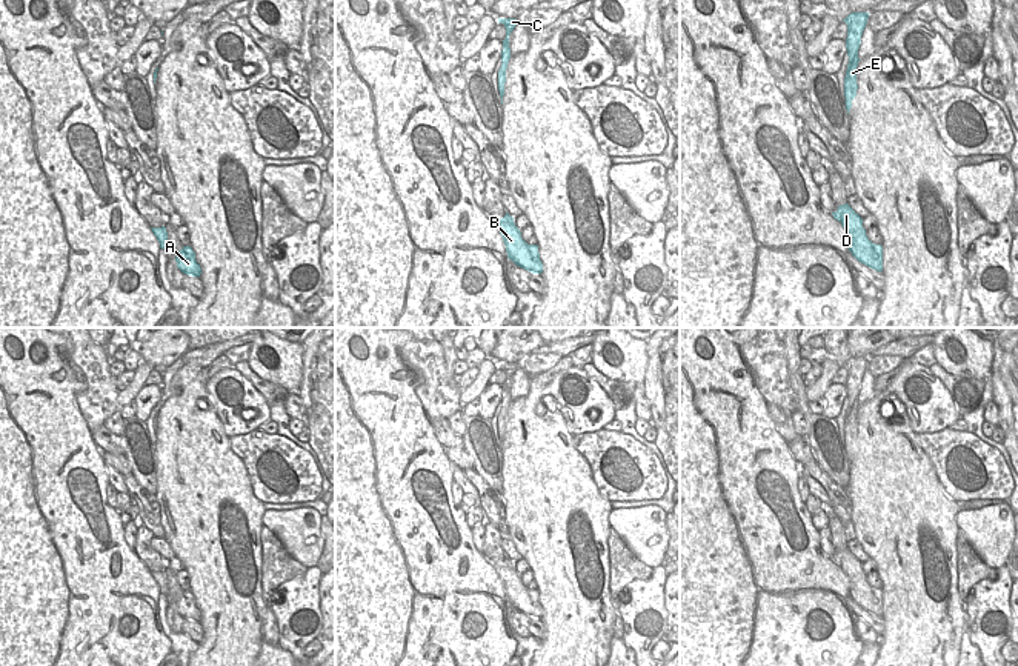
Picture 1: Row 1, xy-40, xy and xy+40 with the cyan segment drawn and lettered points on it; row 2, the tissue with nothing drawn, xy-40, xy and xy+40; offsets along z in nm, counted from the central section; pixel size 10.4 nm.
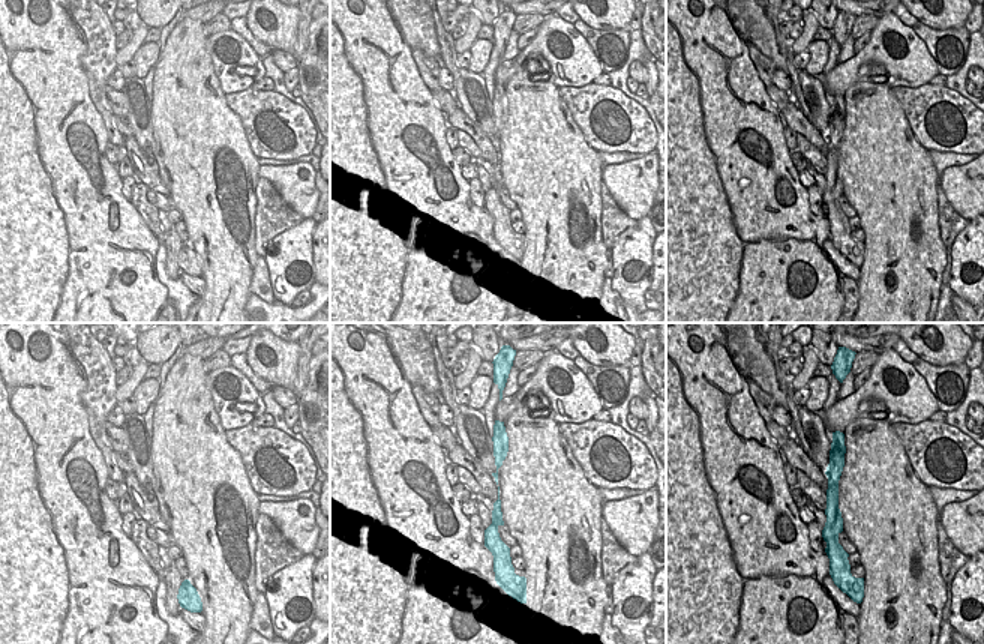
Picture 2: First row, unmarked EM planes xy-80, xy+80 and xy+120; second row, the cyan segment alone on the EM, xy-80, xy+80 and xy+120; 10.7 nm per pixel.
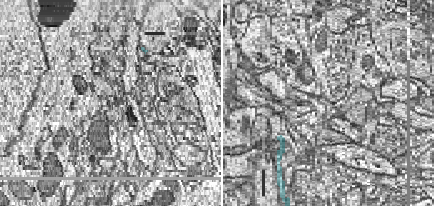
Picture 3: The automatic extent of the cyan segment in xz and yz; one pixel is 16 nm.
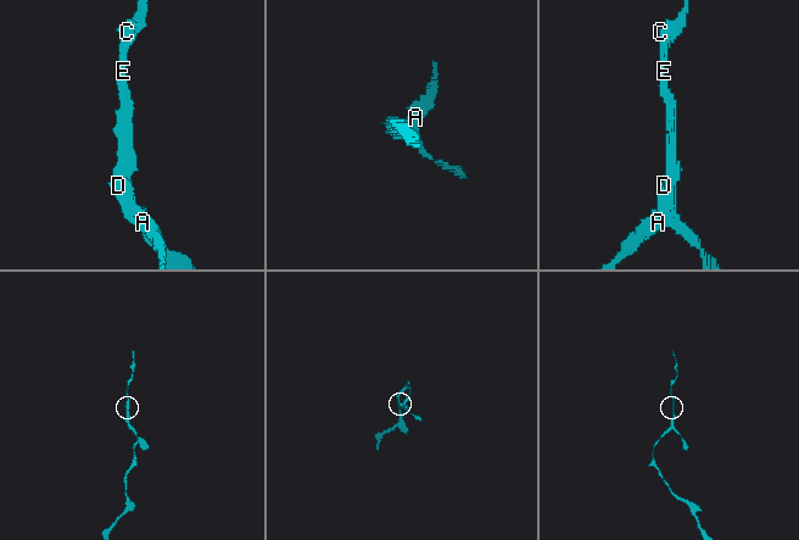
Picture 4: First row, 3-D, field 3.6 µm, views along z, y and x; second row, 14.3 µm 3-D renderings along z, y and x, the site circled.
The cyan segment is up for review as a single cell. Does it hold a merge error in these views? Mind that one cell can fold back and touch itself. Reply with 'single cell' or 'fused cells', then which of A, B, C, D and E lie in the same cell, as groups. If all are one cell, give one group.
single cell; A B C D E

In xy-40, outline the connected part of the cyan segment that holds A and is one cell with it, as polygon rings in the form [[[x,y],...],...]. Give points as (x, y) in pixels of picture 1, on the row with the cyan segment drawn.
[[[183,246],[180,249],[180,252],[177,254],[175,261],[177,261],[177,268],[183,274],[192,275],[192,277],[200,277],[201,268],[195,260],[195,252],[192,251],[191,246]]]

